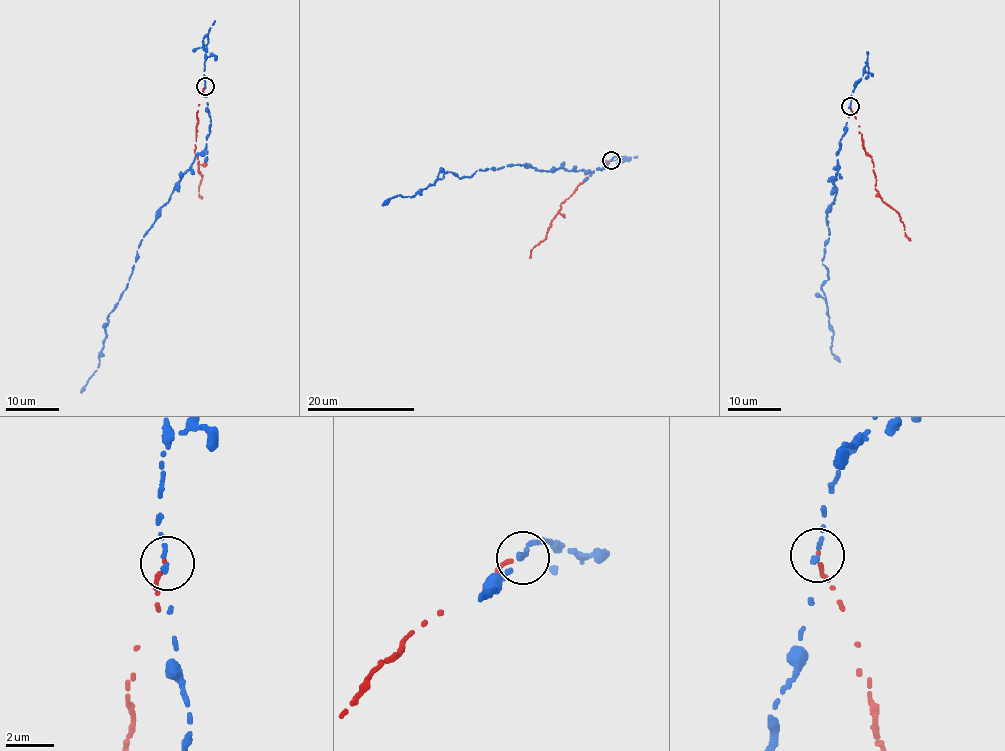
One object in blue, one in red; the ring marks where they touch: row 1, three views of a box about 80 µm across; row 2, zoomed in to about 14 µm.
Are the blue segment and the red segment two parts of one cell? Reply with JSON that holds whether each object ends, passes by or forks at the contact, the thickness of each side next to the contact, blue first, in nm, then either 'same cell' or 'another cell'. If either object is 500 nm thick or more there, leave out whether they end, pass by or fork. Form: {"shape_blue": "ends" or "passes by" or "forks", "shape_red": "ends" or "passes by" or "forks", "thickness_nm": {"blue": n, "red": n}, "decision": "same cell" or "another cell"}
{"shape_blue": "ends", "shape_red": "ends", "thickness_nm": {"blue": 240, "red": 150}, "decision": "another cell"}

